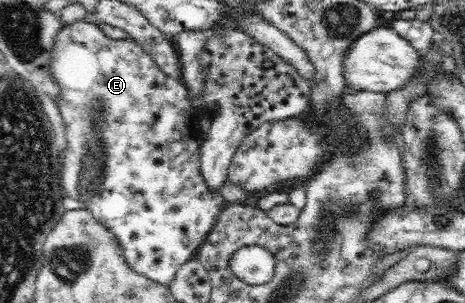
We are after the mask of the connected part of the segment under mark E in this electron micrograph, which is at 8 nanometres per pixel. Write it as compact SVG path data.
M86 20L65 25L59 30L51 50L50 74L53 76L56 85L59 86L58 102L56 104L62 122L65 124L65 137L67 140L66 148L62 152L62 170L60 173L64 195L71 197L71 199L75 197L77 201L81 201L83 207L88 209L99 223L102 223L110 230L120 245L123 258L127 259L127 264L131 267L131 270L147 276L148 279L161 285L171 285L177 271L196 255L199 246L215 225L217 216L226 203L219 191L211 191L207 187L207 182L201 173L200 157L203 135L199 130L200 119L195 115L187 86L161 71L151 55L145 53L145 50L133 38L111 39L105 35L98 24Z

